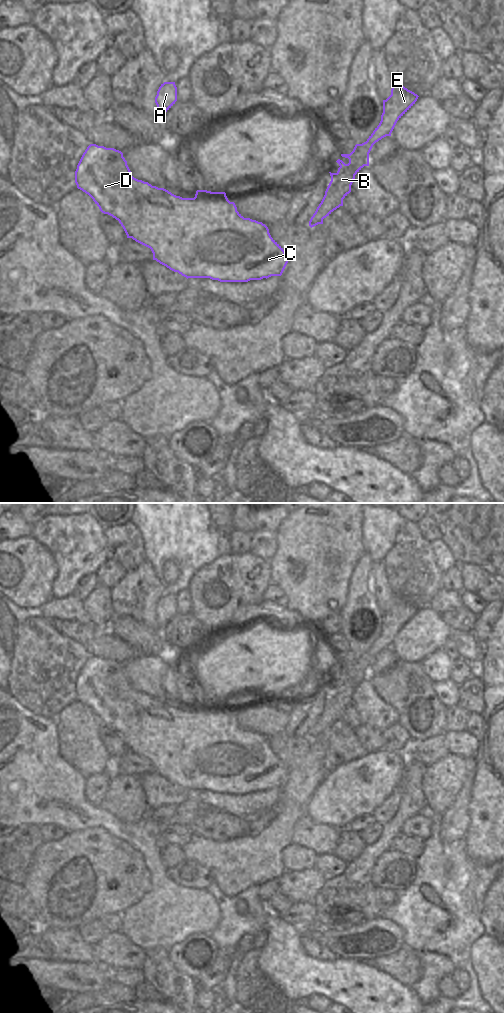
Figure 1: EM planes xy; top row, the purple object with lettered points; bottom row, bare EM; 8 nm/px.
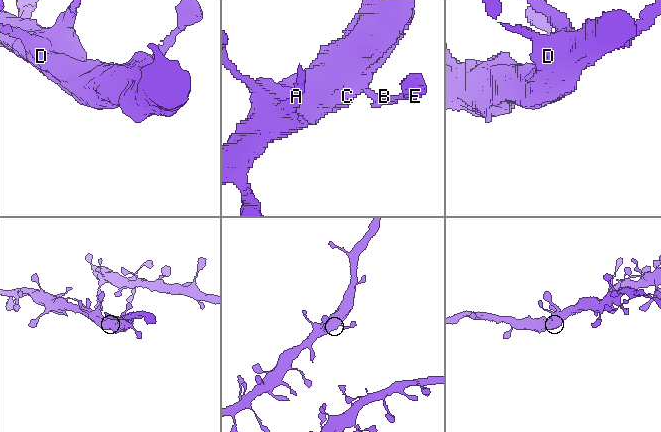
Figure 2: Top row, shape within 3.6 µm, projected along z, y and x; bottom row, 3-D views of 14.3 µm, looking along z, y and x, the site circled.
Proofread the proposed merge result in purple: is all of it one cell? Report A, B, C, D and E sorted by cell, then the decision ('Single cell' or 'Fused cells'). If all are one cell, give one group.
Groups: A B C D E. Single cell.

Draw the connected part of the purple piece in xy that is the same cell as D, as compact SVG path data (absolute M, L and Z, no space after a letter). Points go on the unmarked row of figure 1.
M90 656L83 665L75 683L75 695L77 700L88 706L100 723L108 726L119 733L123 739L127 750L132 750L136 754L148 759L153 765L153 772L166 778L174 784L178 784L182 788L188 790L210 790L220 794L248 794L250 792L261 792L271 788L281 788L288 773L289 768L283 760L271 749L268 739L262 734L244 730L238 723L234 714L230 714L225 704L211 704L207 702L197 702L194 710L182 710L176 708L164 700L152 698L148 694L138 692L131 687L131 683L127 677L127 673L123 669L123 665L114 660L106 660L96 656Z

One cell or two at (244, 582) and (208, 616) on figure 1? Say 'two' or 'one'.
one

